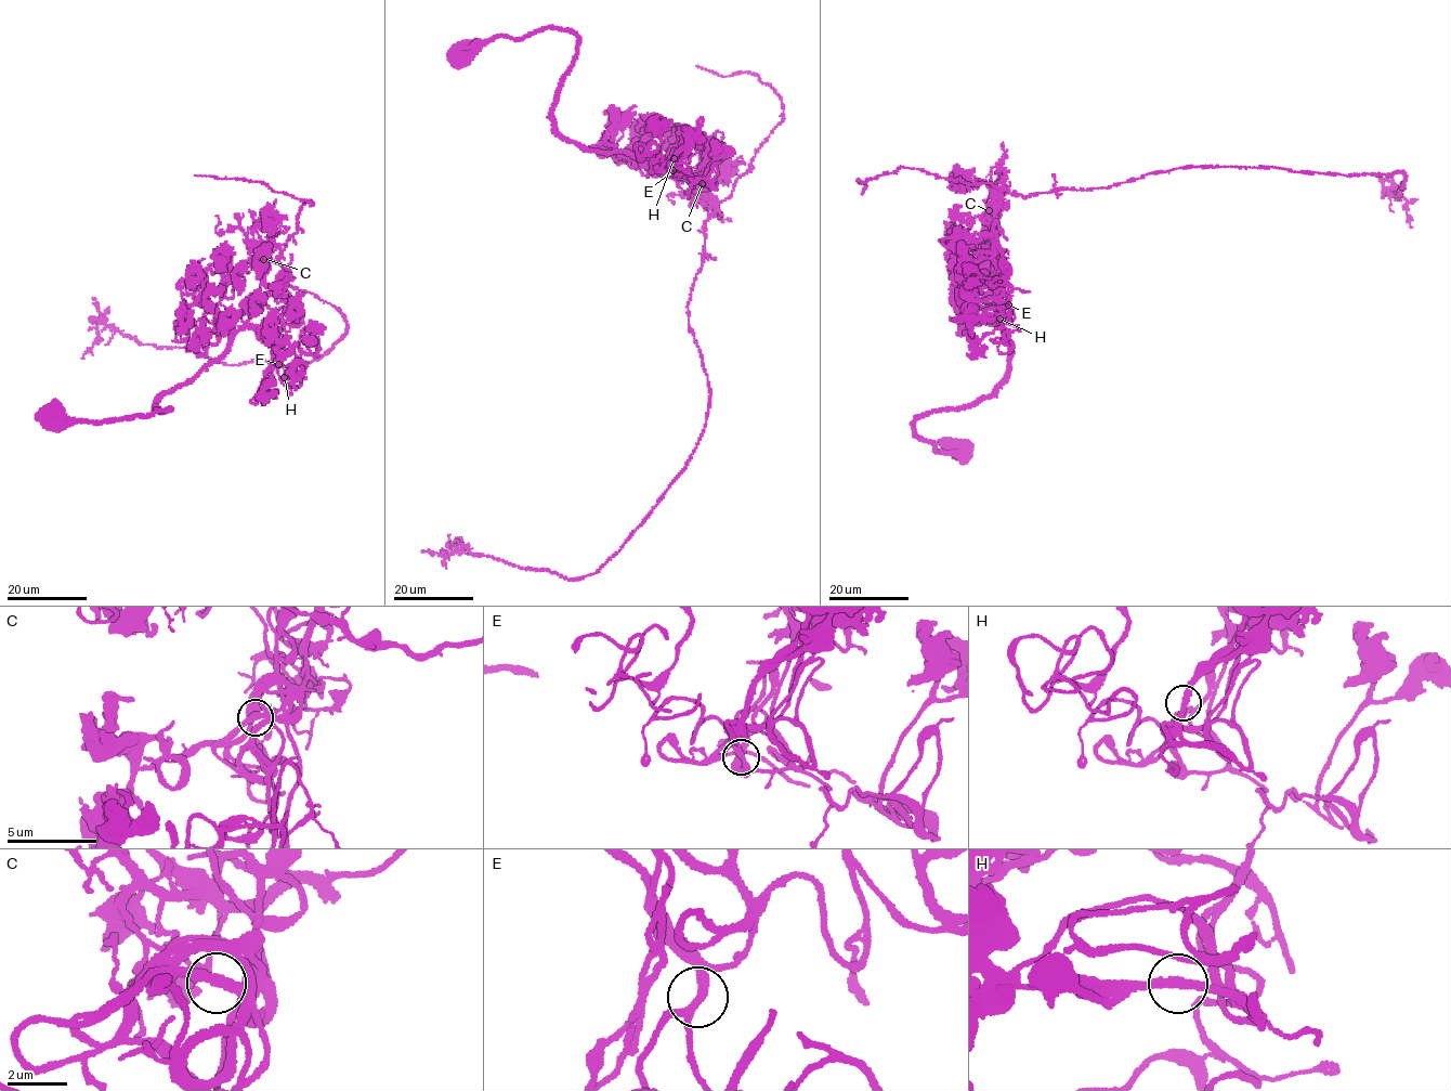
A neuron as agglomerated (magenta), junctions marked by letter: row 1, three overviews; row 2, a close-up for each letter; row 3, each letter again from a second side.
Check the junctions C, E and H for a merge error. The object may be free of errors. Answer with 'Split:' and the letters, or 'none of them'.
Split: C

